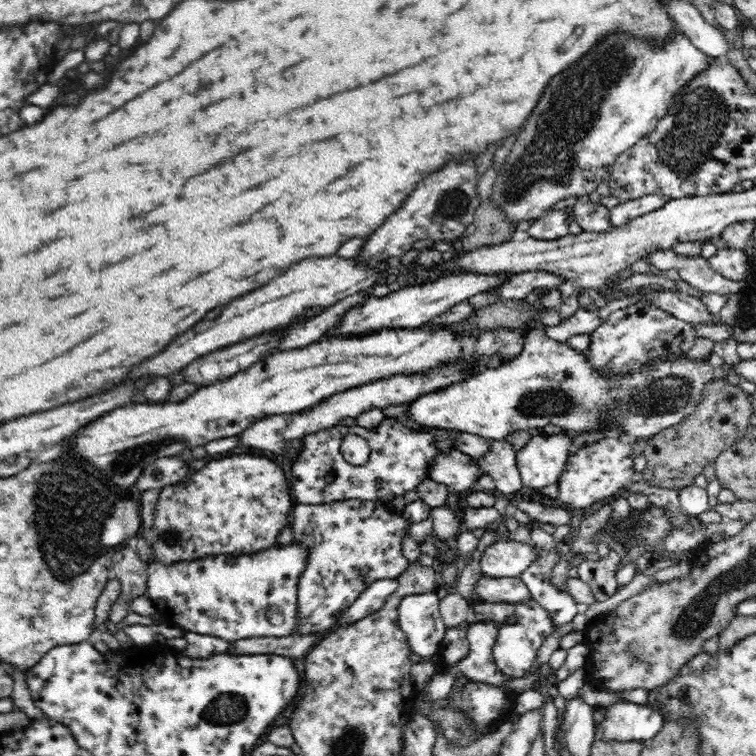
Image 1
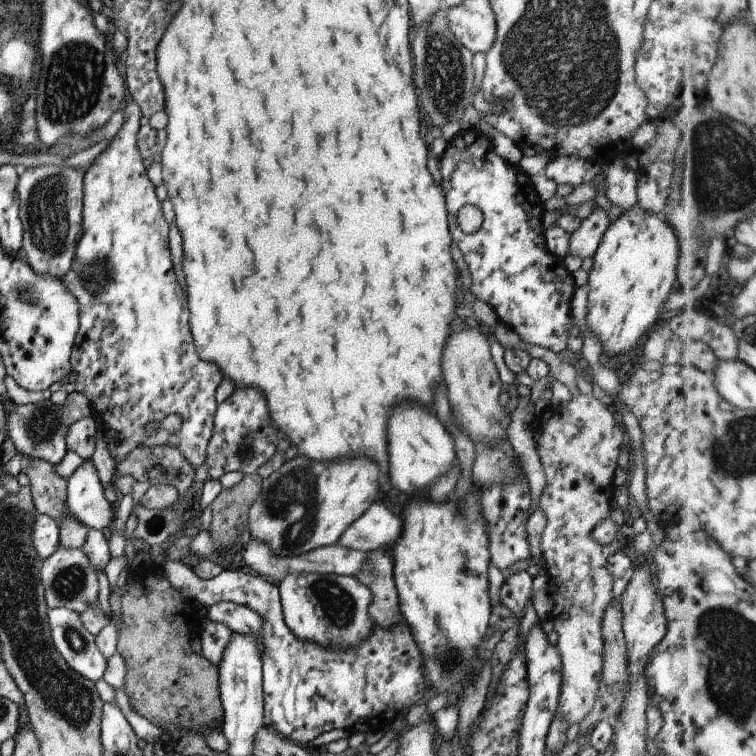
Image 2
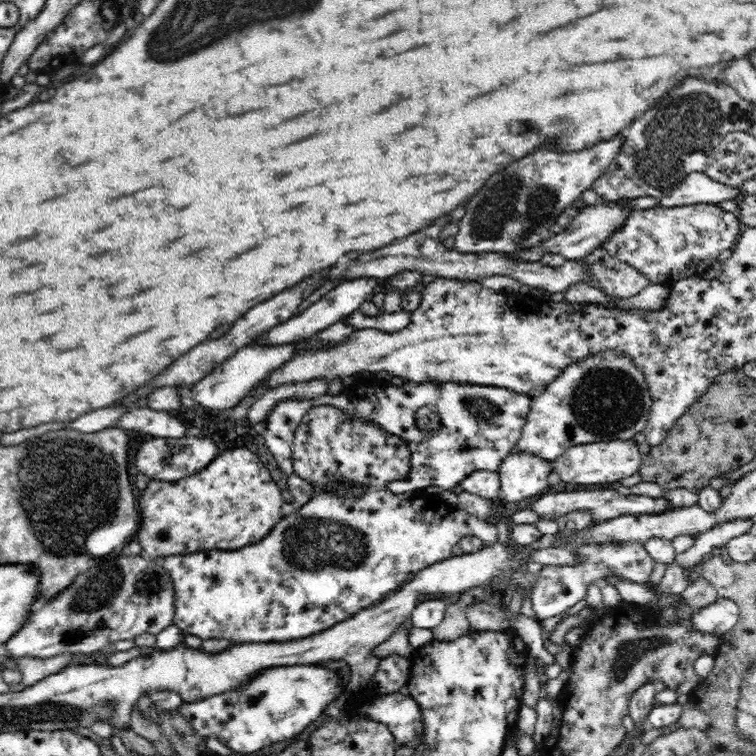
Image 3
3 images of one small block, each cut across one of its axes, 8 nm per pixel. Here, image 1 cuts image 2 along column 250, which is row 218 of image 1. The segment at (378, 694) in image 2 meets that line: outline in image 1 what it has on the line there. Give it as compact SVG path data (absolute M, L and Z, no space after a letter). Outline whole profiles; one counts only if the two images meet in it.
M588 194L578 196L575 205L569 209L570 216L577 222L583 231L604 232L612 228L610 213L604 205L592 203Z

